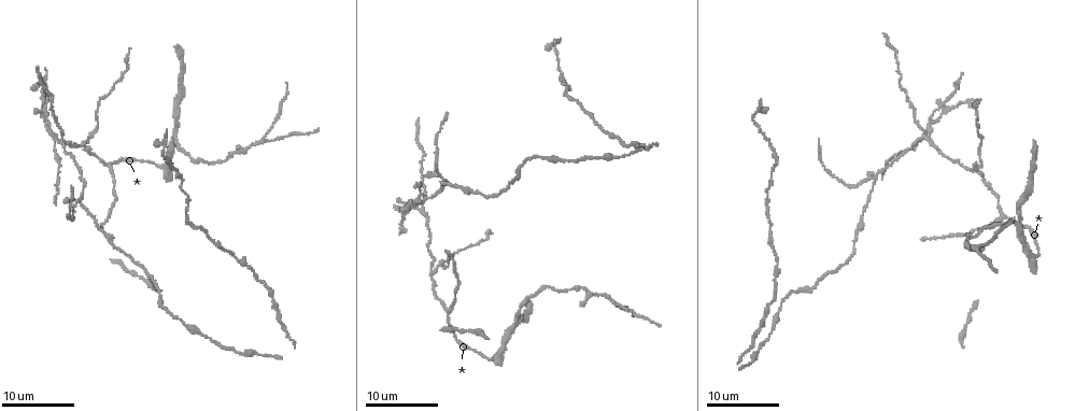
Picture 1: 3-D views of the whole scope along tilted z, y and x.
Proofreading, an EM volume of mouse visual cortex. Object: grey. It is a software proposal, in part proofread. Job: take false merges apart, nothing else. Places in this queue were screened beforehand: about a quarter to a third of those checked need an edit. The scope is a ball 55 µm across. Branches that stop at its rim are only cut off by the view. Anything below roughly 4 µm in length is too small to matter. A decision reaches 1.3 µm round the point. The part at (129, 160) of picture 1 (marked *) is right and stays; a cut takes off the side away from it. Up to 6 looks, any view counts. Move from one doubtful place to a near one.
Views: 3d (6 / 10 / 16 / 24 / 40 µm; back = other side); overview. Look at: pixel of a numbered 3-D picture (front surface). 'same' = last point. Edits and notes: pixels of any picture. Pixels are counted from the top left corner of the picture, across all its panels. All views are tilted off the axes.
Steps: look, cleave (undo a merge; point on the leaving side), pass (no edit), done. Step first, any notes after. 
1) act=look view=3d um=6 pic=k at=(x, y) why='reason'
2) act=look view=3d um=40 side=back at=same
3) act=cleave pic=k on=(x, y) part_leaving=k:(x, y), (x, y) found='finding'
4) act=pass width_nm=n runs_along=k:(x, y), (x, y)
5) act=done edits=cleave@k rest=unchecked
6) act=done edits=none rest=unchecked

act=look view=3d um=16 pic=1 at=(183, 154) why='sudden change in width'

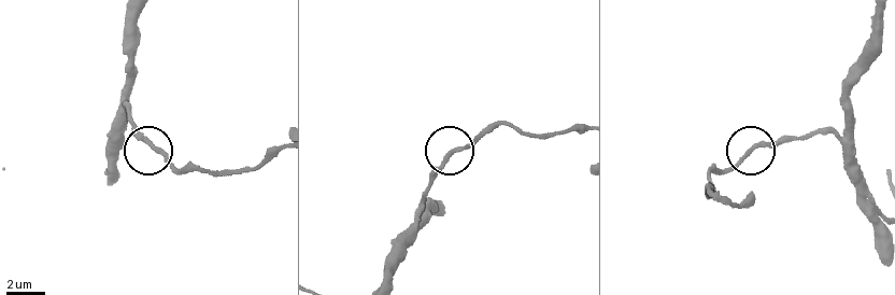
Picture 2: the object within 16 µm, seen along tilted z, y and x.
act=look view=3d um=10 pic=2 at=(453, 151) why='zoom in'

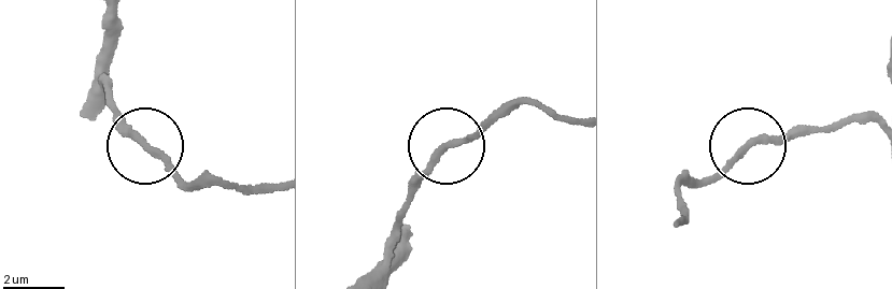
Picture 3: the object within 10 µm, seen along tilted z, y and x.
act=pass runs_along=3:(93, 90), (109, 85), (116, 127), (160, 153), (190, 189) found='one neuron here'

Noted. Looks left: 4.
act=look view=3d um=16 pic=1 at=(608, 298) why='a fork'

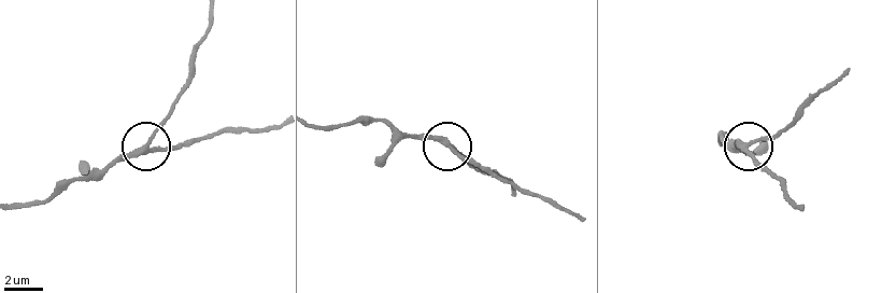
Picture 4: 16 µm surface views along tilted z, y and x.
act=look view=3d um=10 pic=4 at=(750, 144)

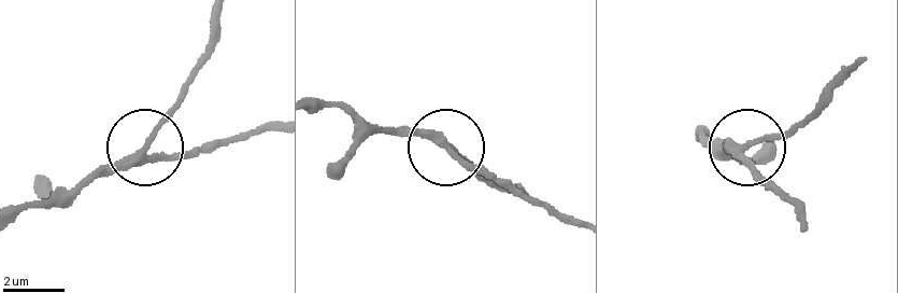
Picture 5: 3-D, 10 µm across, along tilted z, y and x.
act=pass arms=3 runs_along=5:(15, 217), (55, 207), (146, 151), (180, 155), (210, 148) found='one neuron here'

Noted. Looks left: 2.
act=done edits=none rest=unchecked

